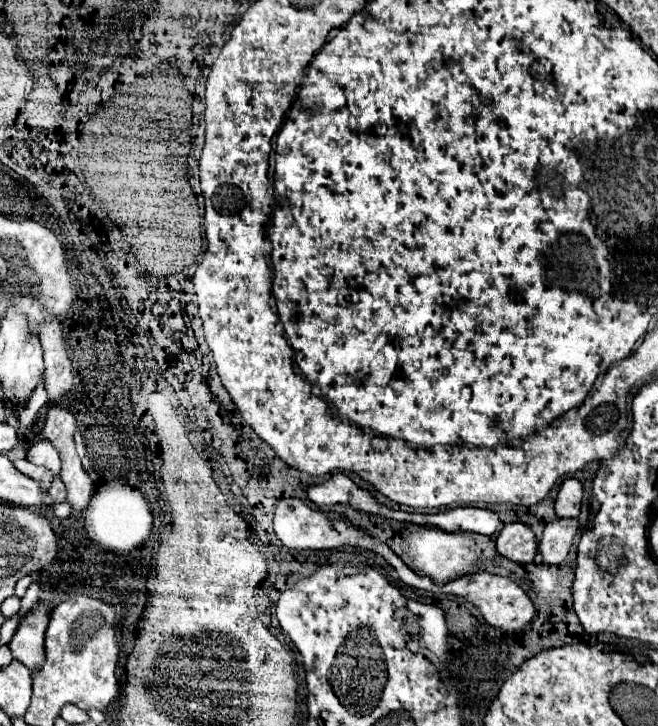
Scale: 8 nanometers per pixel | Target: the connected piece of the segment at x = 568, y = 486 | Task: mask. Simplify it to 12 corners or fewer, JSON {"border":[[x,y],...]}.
{"border":[[564,479],[554,503],[558,517],[578,517],[582,483]]}

